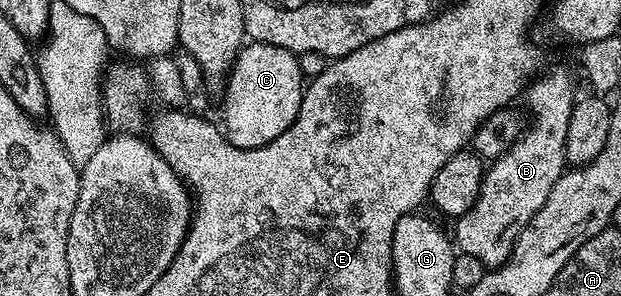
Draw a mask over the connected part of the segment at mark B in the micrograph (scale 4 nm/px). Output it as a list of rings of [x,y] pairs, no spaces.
[[[564,67],[542,75],[533,78],[522,95],[532,110],[524,134],[509,151],[491,160],[492,168],[483,172],[474,205],[455,220],[455,246],[465,255],[478,257],[488,269],[499,269],[507,261],[522,229],[546,205],[550,189],[554,189],[566,170],[566,125],[570,125],[574,102],[572,79]]]

